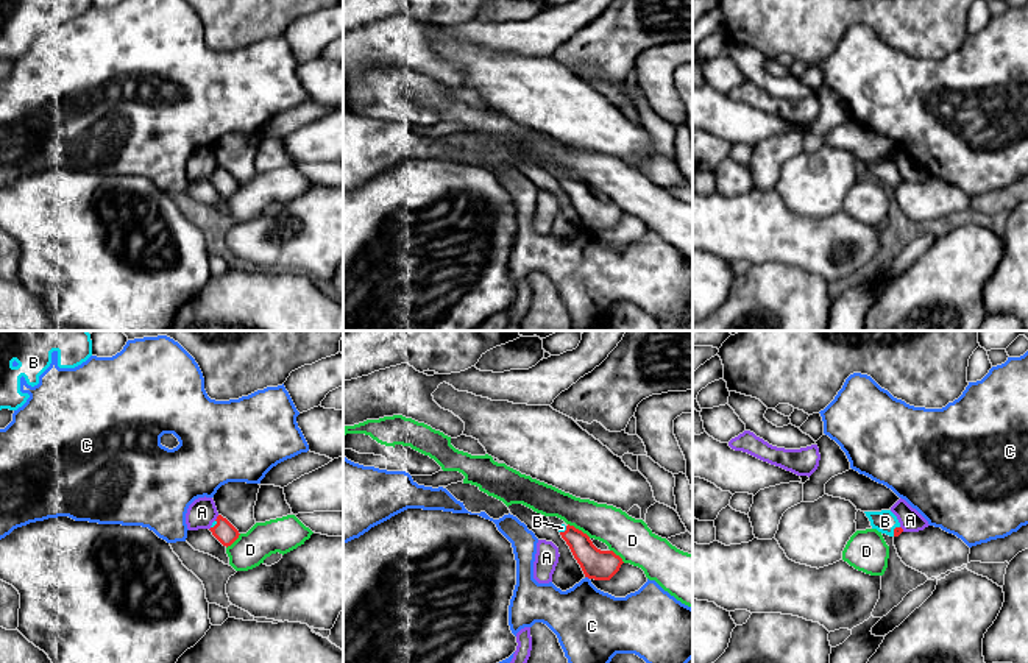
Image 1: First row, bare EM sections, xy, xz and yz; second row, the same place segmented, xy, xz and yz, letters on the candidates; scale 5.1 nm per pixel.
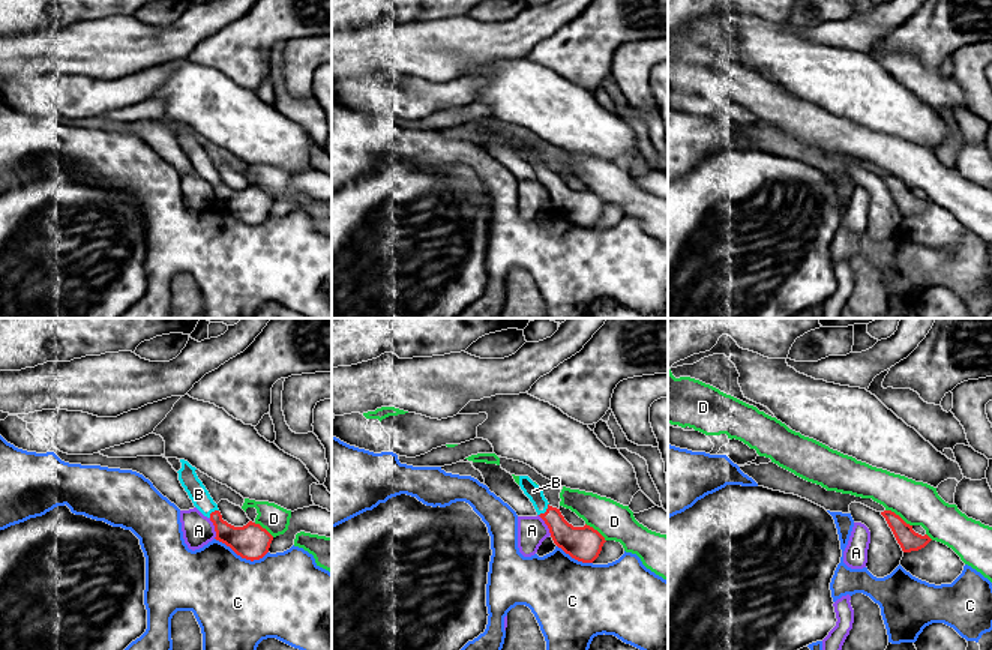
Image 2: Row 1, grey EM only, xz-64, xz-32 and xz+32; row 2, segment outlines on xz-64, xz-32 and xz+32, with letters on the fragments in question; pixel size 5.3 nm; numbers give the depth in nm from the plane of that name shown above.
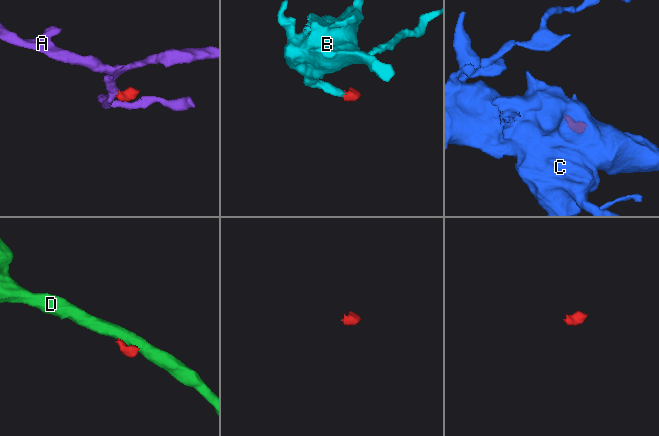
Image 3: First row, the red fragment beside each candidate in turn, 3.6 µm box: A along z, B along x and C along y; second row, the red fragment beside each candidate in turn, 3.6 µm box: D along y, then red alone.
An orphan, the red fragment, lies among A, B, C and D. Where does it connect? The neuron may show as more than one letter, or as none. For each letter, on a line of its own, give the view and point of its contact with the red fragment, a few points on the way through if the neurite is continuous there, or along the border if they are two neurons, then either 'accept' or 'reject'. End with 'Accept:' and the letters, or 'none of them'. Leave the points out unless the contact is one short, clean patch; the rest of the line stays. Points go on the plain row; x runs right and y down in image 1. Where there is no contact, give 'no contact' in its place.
A: meets red in xy at (217, 169); border along xy (219, 166), (214, 170); reject
B: meets red in yz at (894, 181); runs through yz (897, 181), (894, 181), (885, 172); accept
C: meets red in xz at (587, 226); border along xz (585, 226), (588, 230); reject
D: meets red in xz at (577, 180); border along xz (568, 173), (590, 187); reject
Accept: B

